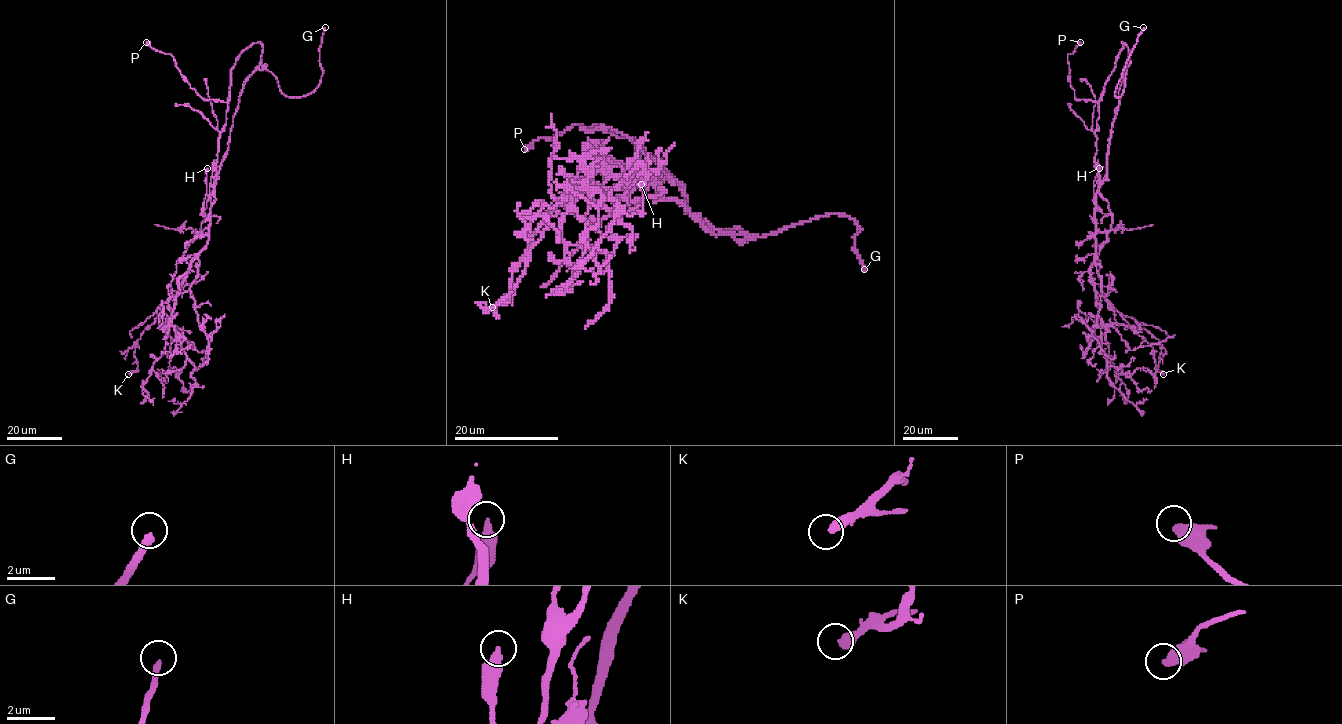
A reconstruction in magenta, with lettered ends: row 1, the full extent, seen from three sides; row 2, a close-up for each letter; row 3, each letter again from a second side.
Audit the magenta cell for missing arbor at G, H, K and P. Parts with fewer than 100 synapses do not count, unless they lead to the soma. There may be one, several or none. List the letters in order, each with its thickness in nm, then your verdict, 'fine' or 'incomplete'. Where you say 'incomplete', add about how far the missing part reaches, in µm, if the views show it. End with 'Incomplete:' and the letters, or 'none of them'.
G: 240 nm | incomplete | 30 µm
H: 400 nm | fine
K: 400 nm | fine
P: 500 nm | fine
Incomplete: G

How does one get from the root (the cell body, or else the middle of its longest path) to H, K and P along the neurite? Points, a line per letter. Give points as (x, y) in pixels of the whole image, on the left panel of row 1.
H: (214, 183), (212, 176), (210, 199), (201, 214), (207, 190), (207, 168)
K: (214, 183), (198, 276), (159, 307), (137, 340), (137, 369), (128, 374)
P: (214, 183), (212, 170), (227, 104), (203, 99), (181, 73), (174, 57), (155, 51), (146, 42)

